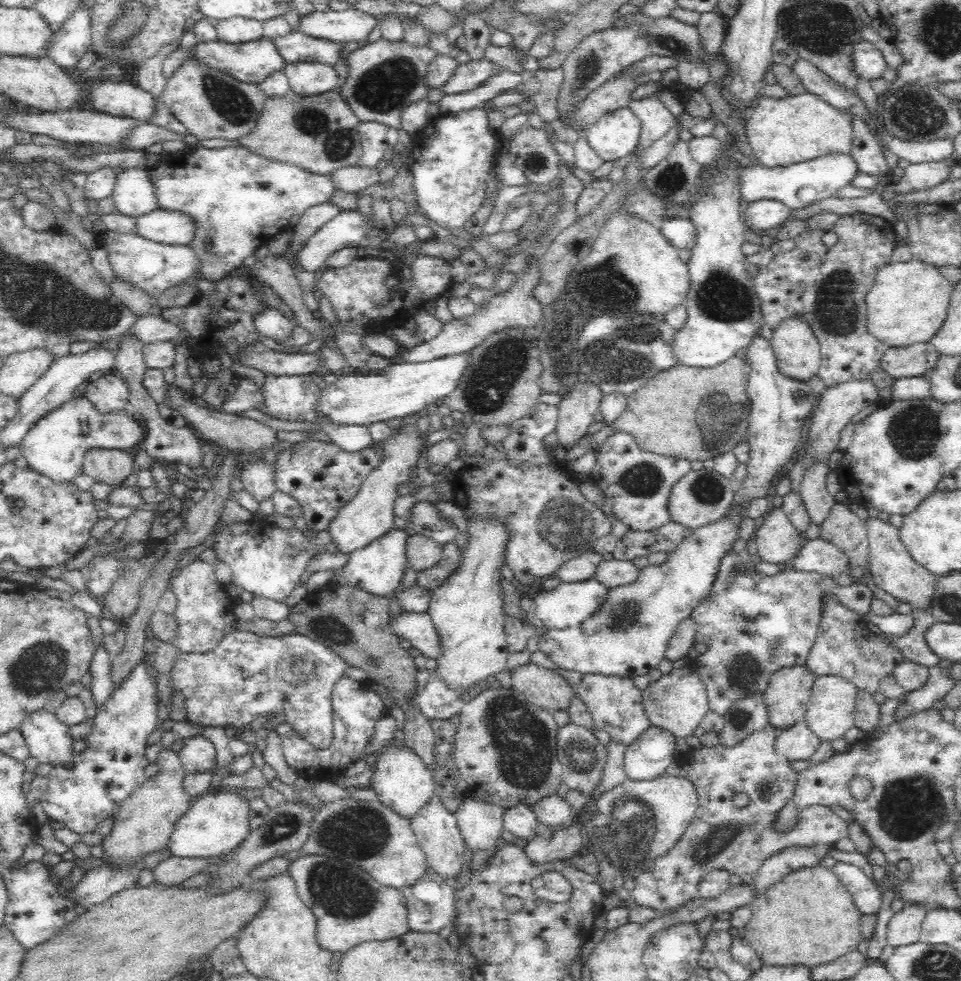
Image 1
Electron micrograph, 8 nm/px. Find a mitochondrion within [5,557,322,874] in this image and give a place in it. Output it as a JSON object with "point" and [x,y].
{"point":[43,664]}

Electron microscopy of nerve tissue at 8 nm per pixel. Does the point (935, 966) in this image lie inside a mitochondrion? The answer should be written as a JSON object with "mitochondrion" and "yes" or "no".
{"mitochondrion":"yes"}

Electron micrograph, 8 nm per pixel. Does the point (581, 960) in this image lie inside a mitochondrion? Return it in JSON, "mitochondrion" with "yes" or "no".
{"mitochondrion":"no"}

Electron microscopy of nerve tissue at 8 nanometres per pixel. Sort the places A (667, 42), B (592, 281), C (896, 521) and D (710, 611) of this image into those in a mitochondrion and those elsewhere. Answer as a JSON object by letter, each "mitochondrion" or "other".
{"A":"mitochondrion","B":"mitochondrion","C":"other","D":"other"}

